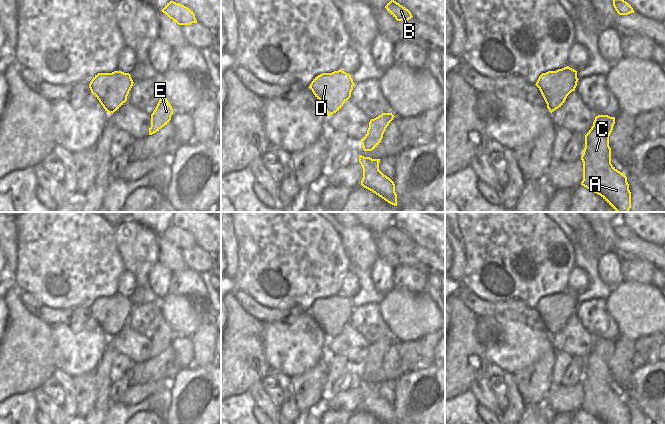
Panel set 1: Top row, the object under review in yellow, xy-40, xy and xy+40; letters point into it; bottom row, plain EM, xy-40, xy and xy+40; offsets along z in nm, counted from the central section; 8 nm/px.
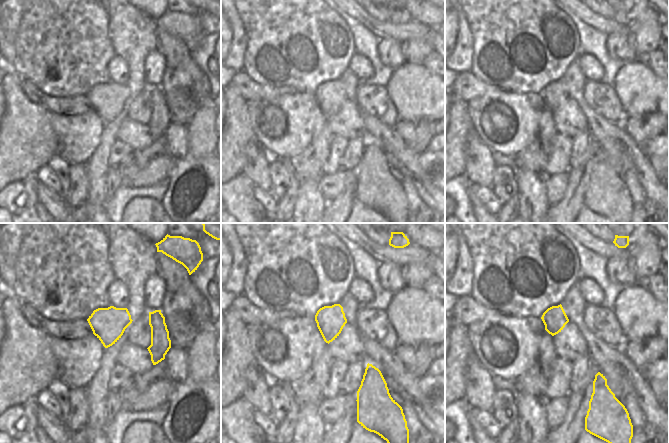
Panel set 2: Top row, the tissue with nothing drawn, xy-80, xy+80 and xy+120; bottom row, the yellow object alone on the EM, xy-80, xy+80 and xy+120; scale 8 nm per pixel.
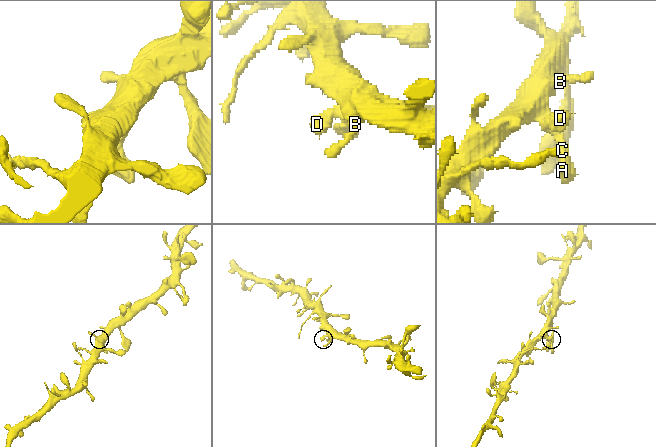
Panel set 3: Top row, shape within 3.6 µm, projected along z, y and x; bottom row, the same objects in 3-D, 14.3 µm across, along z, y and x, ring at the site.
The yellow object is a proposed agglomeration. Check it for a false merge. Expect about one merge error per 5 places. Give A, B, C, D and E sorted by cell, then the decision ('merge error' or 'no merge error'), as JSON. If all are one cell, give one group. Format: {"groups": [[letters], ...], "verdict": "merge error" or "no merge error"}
{"groups": [["A", "B", "C", "D", "E"]], "verdict": "no merge error"}

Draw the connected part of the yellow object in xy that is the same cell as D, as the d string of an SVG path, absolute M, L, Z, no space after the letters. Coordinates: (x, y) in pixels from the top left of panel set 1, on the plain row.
M340 293L318 299L309 312L321 326L327 338L332 339L339 335L351 321L354 308L351 299Z

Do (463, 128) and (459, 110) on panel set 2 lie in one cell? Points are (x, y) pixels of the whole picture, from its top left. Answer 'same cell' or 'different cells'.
same cell

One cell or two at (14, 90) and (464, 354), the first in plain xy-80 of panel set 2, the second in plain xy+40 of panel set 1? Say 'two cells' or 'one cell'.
one cell

